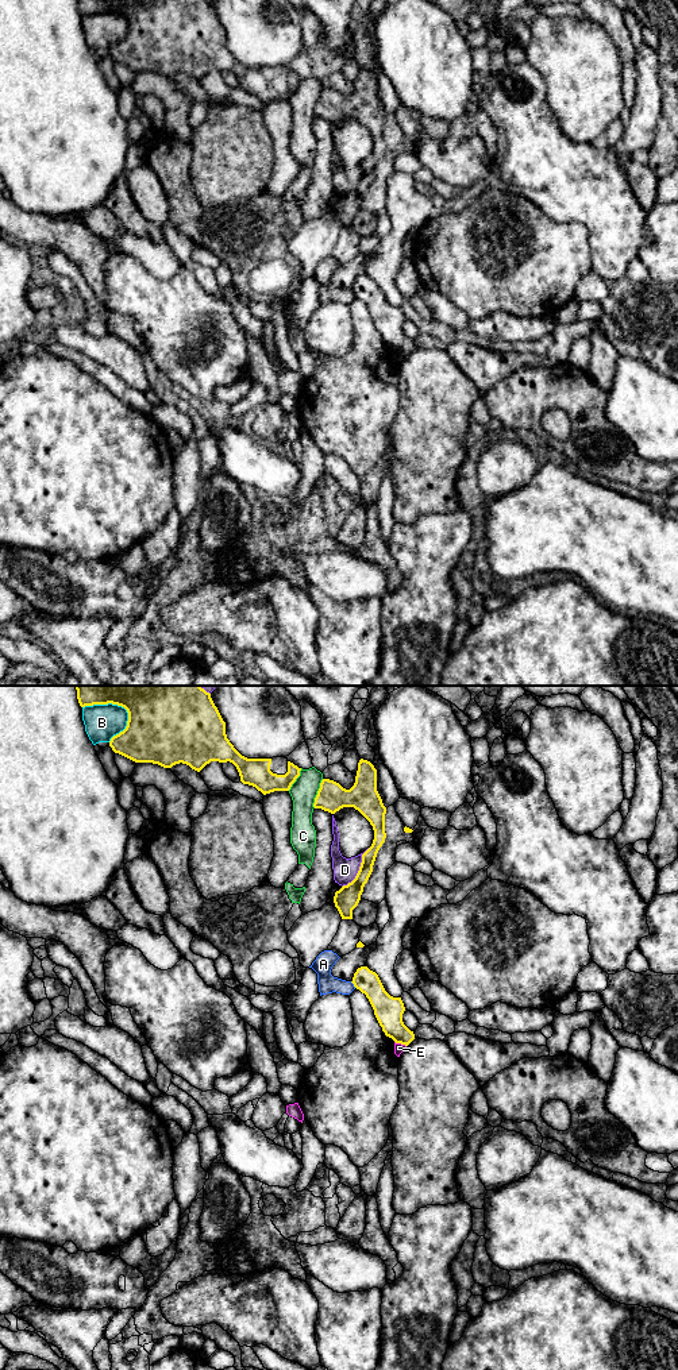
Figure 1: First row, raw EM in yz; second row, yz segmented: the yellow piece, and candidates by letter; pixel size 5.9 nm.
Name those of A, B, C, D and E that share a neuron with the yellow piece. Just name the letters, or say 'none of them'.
none of them

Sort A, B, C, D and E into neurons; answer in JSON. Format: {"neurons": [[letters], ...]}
{"neurons": [["A"], ["B"], ["C"], ["D"], ["E"]]}

